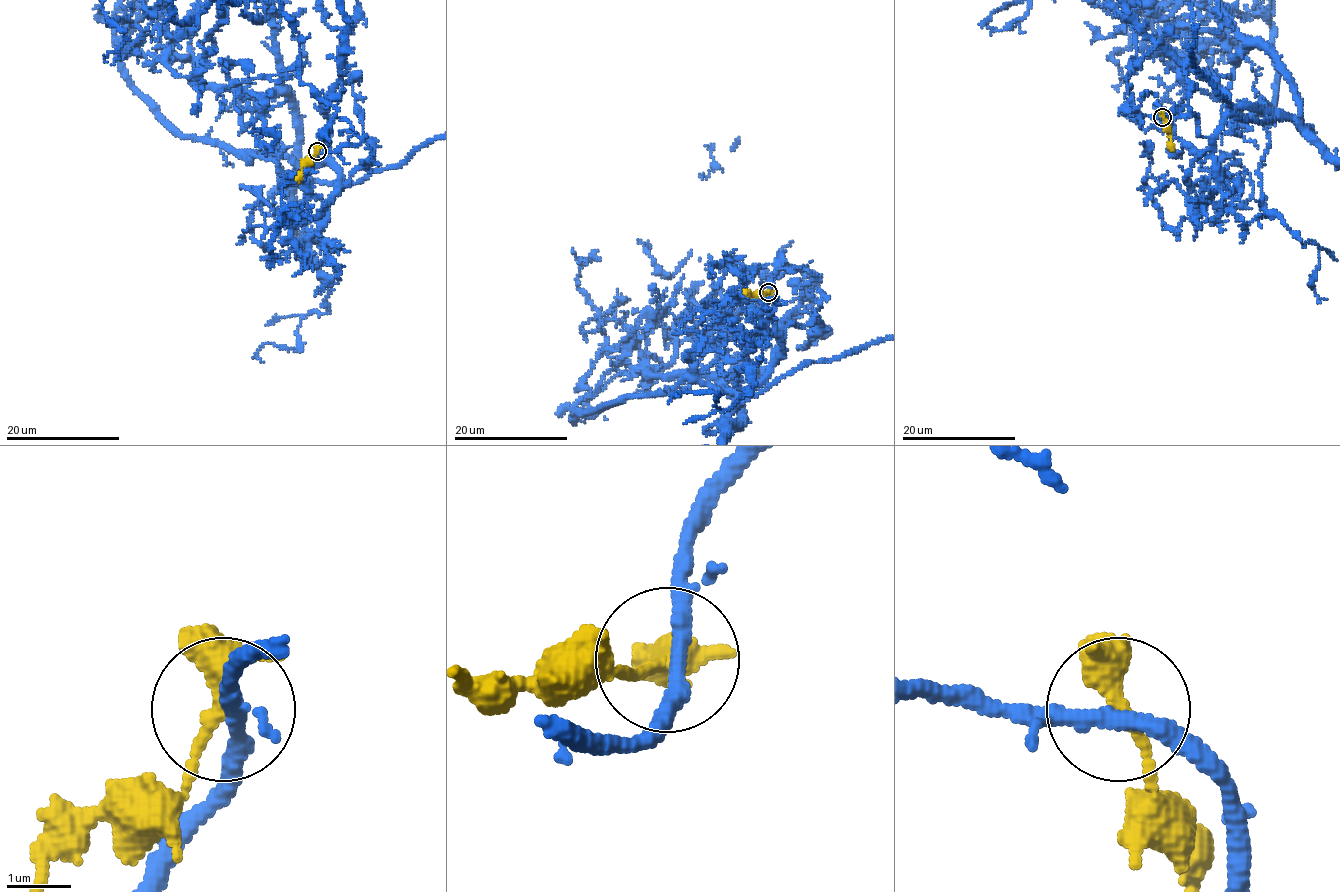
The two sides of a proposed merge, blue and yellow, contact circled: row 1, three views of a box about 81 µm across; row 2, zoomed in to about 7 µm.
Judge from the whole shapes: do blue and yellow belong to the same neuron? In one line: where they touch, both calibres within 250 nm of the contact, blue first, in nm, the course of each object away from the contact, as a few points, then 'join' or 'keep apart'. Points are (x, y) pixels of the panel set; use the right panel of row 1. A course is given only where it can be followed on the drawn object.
at (1162, 117); 280 nm thick on the blue side, 280 nm on the other; blue runs (1162, 116), (1210, 154), (1239, 107), (1281, 117), (1240, 118), (1196, 66), (1183, 12); yellow runs (1162, 116), (1173, 150); keep apart

